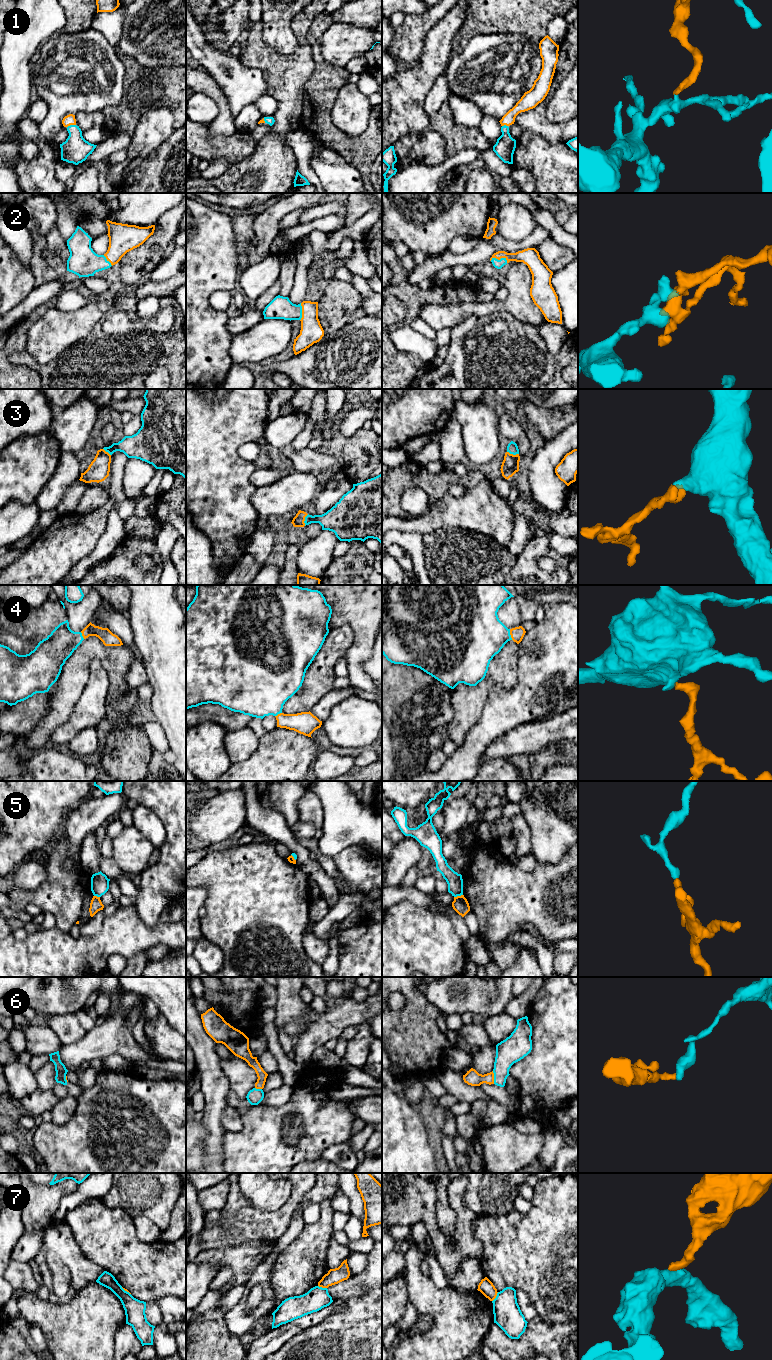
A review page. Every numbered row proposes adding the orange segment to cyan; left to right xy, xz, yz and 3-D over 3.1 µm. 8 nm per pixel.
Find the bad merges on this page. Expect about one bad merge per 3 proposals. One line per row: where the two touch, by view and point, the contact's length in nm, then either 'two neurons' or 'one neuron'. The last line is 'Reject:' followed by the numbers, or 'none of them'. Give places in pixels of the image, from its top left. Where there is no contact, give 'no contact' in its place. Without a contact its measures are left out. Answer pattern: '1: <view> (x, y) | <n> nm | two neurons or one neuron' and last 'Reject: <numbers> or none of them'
1: xy (71, 125) | 80 nm | one neuron
2: yz (500, 259) | 140 nm | one neuron
3: xz (305, 520) | 100 nm | one neuron
4: yz (509, 634) | 90 nm | one neuron
5: yz (458, 895) | 80 nm | two neurons
6: yz (494, 1077) | 110 nm | two neurons
7: yz (496, 1297) | 90 nm | two neurons
Reject: 5, 6, 7

